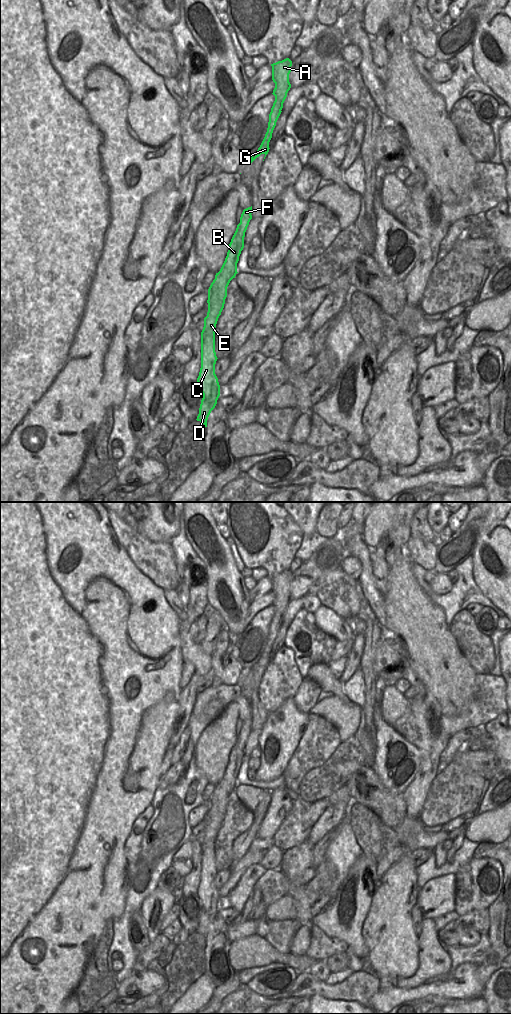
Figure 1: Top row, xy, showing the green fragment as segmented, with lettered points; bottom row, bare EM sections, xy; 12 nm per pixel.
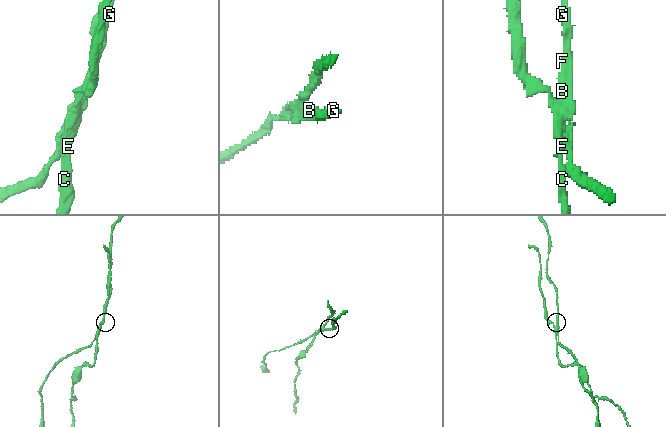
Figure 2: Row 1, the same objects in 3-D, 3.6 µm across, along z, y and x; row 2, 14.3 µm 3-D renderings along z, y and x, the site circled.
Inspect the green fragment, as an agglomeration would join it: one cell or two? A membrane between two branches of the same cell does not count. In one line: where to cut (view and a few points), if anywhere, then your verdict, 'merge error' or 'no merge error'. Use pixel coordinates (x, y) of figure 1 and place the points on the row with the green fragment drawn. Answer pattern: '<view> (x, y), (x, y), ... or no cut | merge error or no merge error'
xy (216, 274), (232, 278) | merge error

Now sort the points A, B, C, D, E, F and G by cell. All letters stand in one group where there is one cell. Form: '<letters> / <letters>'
A B F G / C D E

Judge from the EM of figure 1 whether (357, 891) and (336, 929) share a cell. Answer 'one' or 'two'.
one

